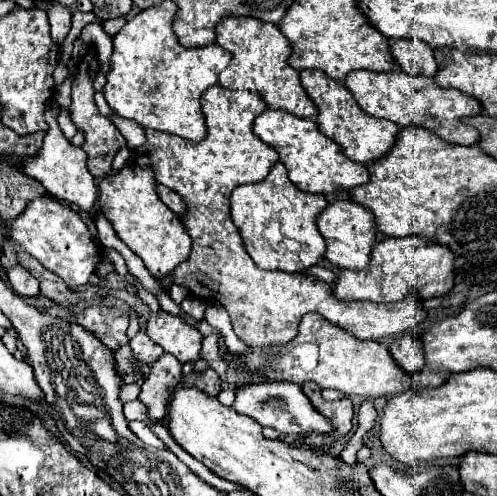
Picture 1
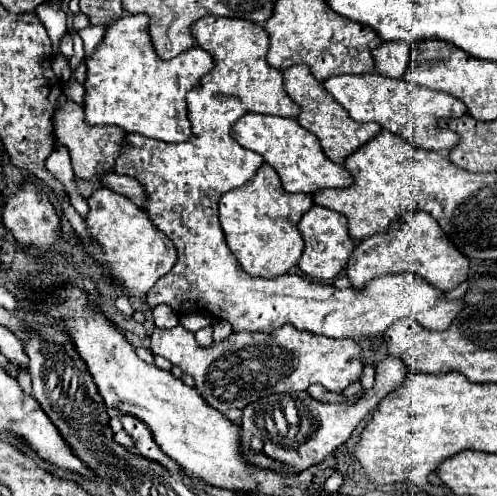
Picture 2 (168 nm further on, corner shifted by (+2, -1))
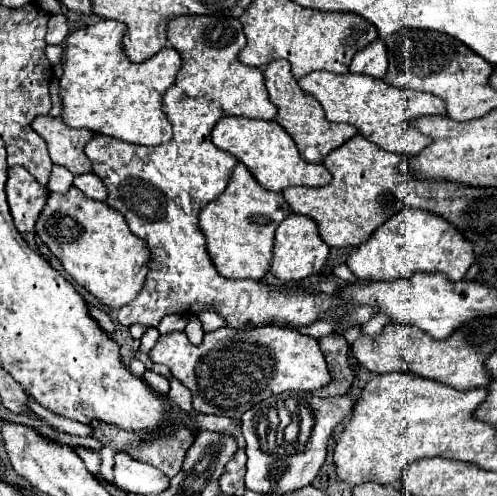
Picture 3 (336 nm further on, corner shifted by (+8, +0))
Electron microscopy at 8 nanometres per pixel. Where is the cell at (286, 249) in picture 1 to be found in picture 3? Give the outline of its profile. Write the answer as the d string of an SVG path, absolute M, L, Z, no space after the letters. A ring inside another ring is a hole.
M236 164L226 190L206 204L198 218L200 232L206 238L208 256L218 274L230 280L264 278L268 274L268 262L272 260L272 234L288 214L288 204L280 194L264 190L256 180L252 180L248 168Z

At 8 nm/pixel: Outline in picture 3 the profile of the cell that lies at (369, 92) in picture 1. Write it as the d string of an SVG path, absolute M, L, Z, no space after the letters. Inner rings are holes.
M322 70L300 78L298 84L306 94L314 96L324 106L324 114L330 122L352 124L366 140L394 154L418 154L432 142L428 136L412 128L412 118L424 114L444 114L444 102L432 94L386 86L382 80L362 74L332 74Z

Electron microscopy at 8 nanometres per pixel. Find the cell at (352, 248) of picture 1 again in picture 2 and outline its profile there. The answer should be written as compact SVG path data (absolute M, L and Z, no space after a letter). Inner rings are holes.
M314 205L310 211L304 213L298 227L302 229L302 235L304 235L304 253L302 253L298 267L308 277L322 279L322 281L334 279L346 267L346 263L348 263L348 259L356 247L354 239L348 233L346 215L342 215L338 211L330 211L330 209L320 207L320 205Z

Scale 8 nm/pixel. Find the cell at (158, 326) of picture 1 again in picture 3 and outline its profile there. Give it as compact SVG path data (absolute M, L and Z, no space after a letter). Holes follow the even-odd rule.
M286 326L258 328L220 328L204 334L200 346L190 344L184 332L160 336L150 352L152 362L170 368L192 392L194 410L200 414L216 414L240 420L244 410L286 390L316 390L330 382L328 366L320 354L318 340L298 334Z

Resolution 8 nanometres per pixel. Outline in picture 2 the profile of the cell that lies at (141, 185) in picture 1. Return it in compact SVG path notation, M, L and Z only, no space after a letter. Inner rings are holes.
M108 187L96 189L88 199L88 205L88 231L102 247L86 247L86 253L104 263L104 269L108 265L110 271L106 273L118 283L122 281L122 287L128 289L130 295L146 295L146 291L150 291L162 275L172 271L178 259L174 243L152 223L150 215L142 211L142 207L136 207L126 195L120 195Z

